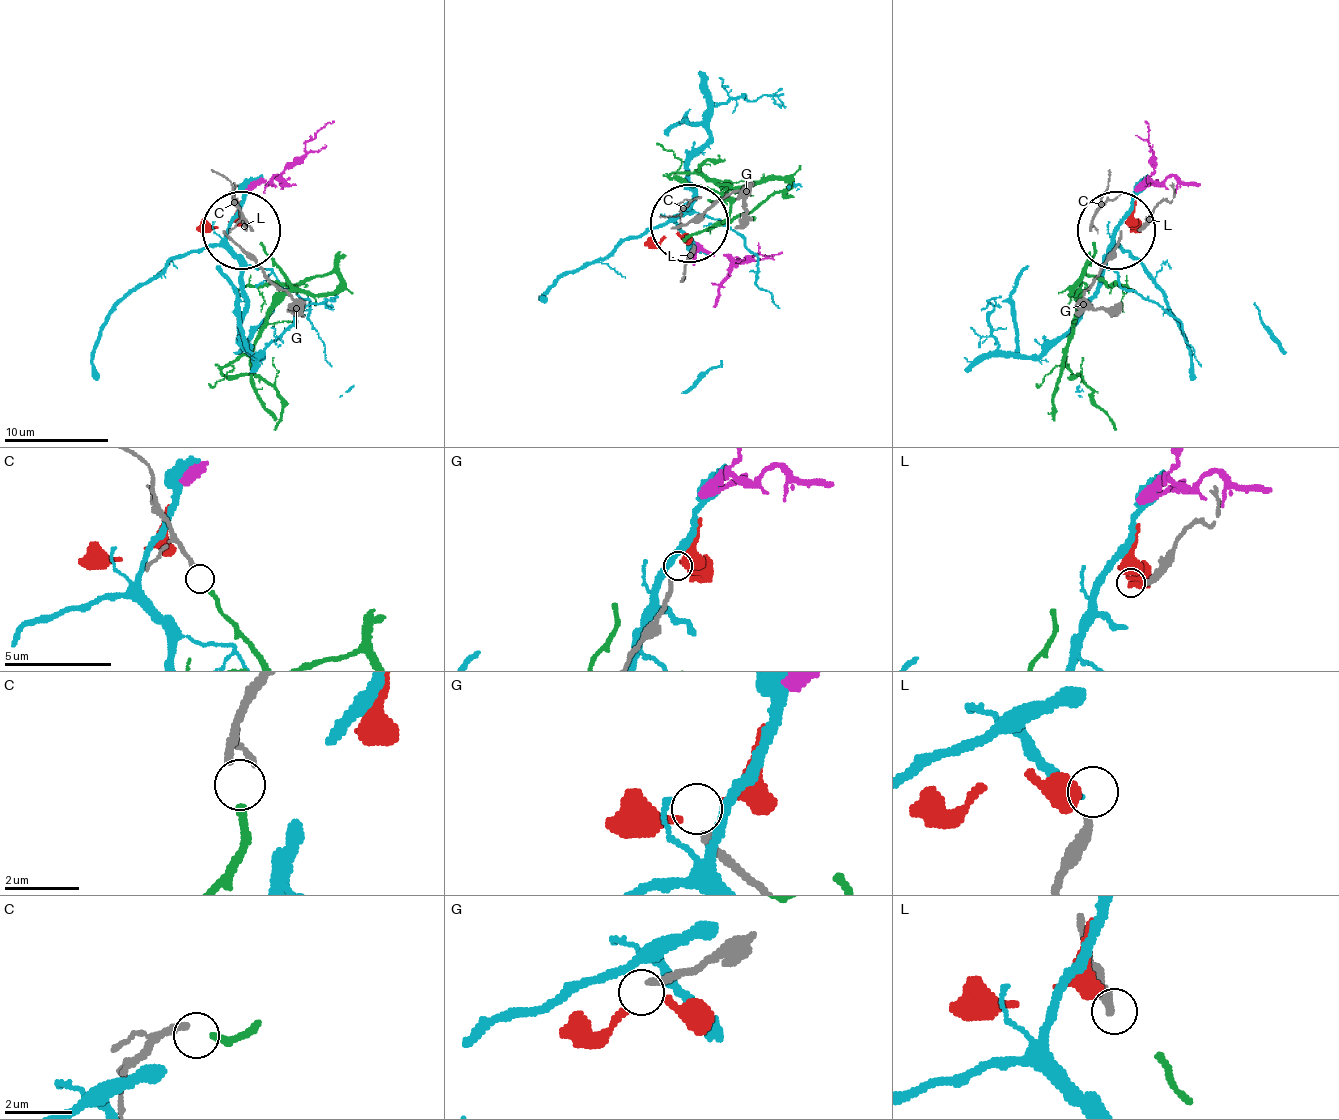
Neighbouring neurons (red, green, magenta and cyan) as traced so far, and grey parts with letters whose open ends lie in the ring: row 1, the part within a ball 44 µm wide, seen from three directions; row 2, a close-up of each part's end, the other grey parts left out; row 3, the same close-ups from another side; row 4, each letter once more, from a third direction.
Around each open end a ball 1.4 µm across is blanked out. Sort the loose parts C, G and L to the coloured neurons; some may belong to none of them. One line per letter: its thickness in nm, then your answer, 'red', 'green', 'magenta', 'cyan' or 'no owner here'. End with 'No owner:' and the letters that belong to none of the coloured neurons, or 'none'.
C: 200 nm thick; green
G: 190 nm thick; red
L: 300 nm thick; no owner here
No owner: L

